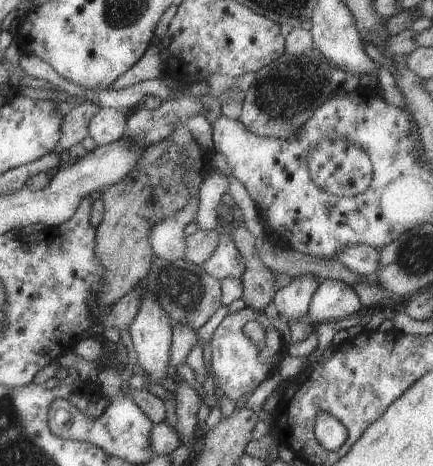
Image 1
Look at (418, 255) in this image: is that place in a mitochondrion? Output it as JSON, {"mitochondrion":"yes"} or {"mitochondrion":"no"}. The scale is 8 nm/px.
{"mitochondrion":"yes"}

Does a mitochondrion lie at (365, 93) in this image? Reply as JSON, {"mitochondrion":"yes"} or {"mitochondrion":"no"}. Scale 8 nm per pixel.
{"mitochondrion":"no"}

